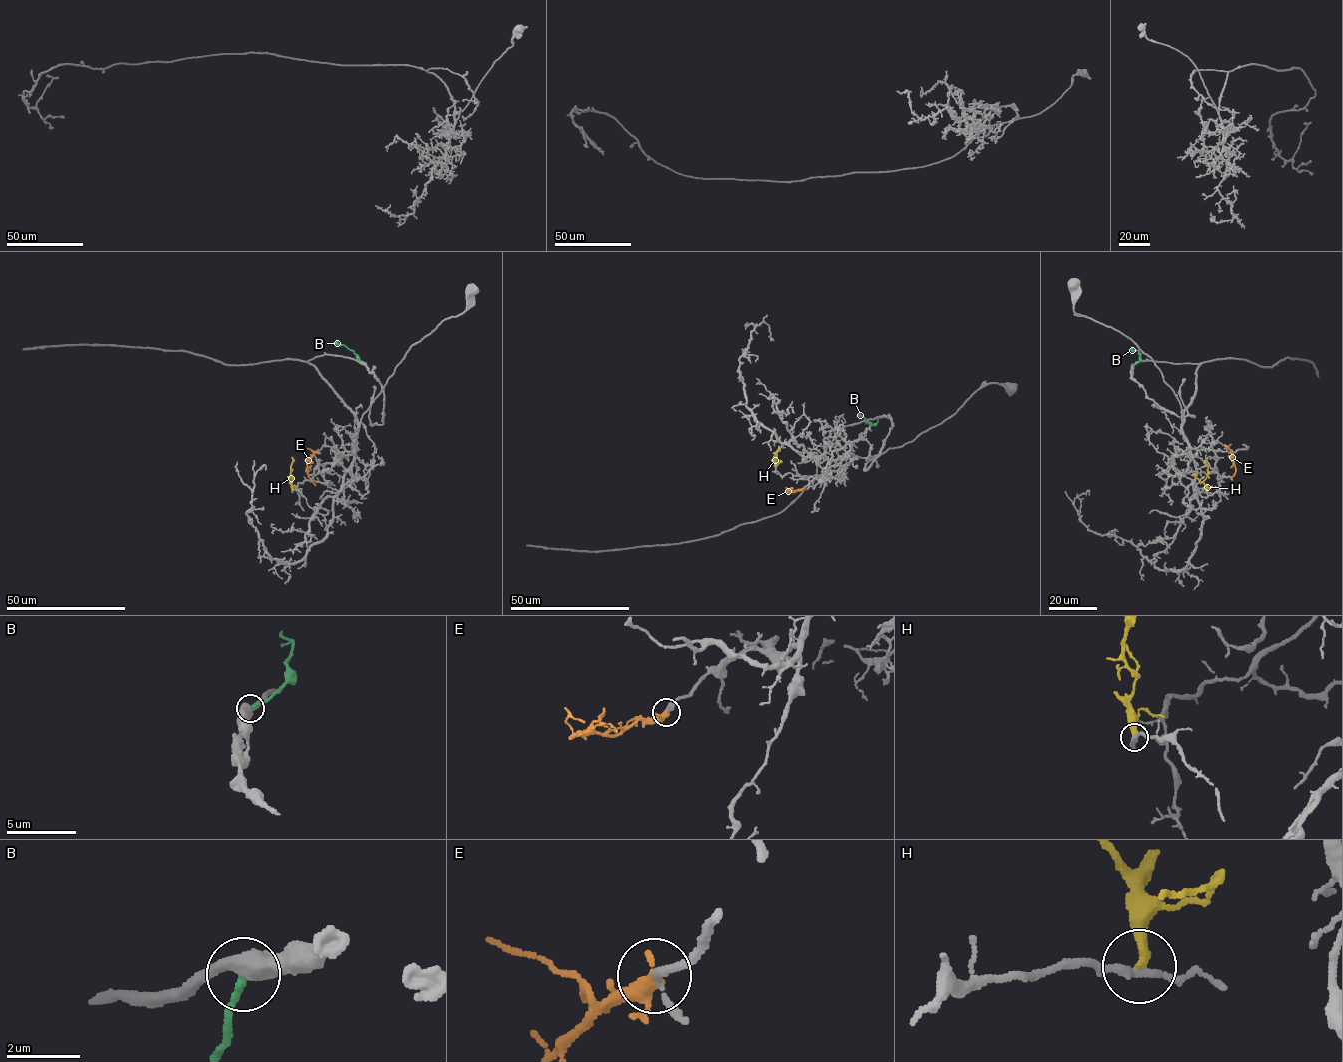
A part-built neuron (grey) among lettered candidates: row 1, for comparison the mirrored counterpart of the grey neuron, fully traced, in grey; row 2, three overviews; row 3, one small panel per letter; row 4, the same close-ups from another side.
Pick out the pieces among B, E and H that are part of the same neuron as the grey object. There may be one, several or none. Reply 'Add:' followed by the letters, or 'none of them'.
Add: E

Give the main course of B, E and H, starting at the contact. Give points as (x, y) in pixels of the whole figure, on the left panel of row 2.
B: (361, 362), (353, 350), (336, 340)
E: (318, 450), (307, 462), (308, 476), (315, 485)
H: (292, 490), (291, 457)

